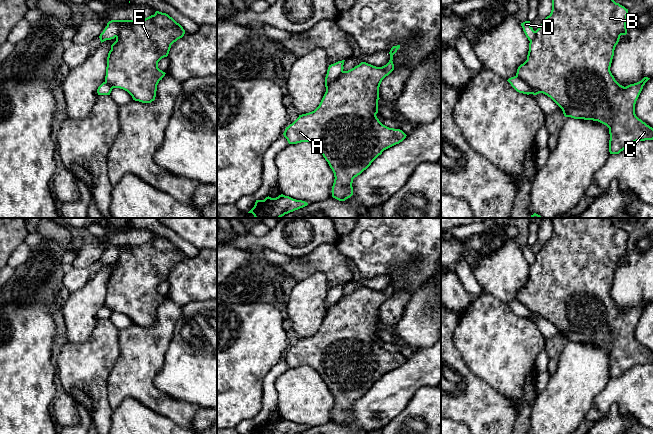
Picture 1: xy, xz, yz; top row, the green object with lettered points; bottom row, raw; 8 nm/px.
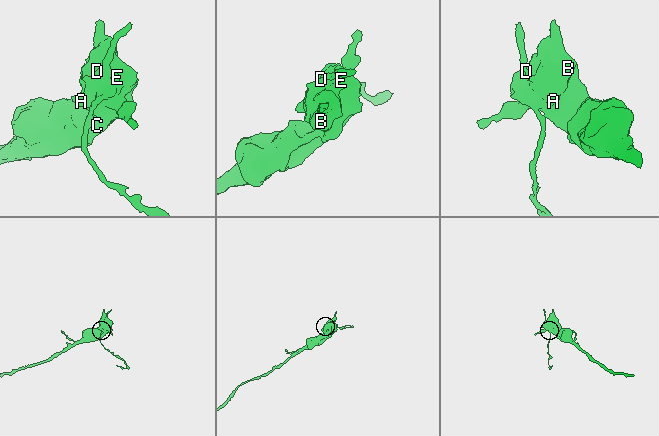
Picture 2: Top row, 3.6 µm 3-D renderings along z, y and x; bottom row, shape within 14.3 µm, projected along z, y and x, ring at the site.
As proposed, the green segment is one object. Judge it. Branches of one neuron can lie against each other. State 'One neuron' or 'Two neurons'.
Two neurons

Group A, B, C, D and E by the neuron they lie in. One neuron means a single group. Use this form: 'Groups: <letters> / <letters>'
Groups: A B C E / D

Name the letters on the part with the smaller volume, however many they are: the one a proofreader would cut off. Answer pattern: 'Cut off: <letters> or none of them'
Cut off: D

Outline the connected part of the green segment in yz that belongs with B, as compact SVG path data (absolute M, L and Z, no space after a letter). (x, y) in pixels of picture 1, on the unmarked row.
M550 218L552 223L552 234L549 240L547 240L540 251L535 255L535 262L529 267L529 275L527 284L521 288L516 300L527 307L530 311L538 314L550 321L563 335L565 341L571 341L574 343L584 343L598 345L609 352L610 364L609 364L609 376L610 378L619 378L626 371L636 365L653 364L653 352L639 343L635 338L635 328L643 313L645 307L650 303L644 301L641 305L630 308L626 311L620 309L612 299L610 295L612 283L614 280L614 274L619 266L621 259L627 258L626 244L628 239L628 233L624 230L616 227L609 218Z

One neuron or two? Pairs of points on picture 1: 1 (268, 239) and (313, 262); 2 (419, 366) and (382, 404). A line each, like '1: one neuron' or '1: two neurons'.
1: two neurons
2: one neuron

